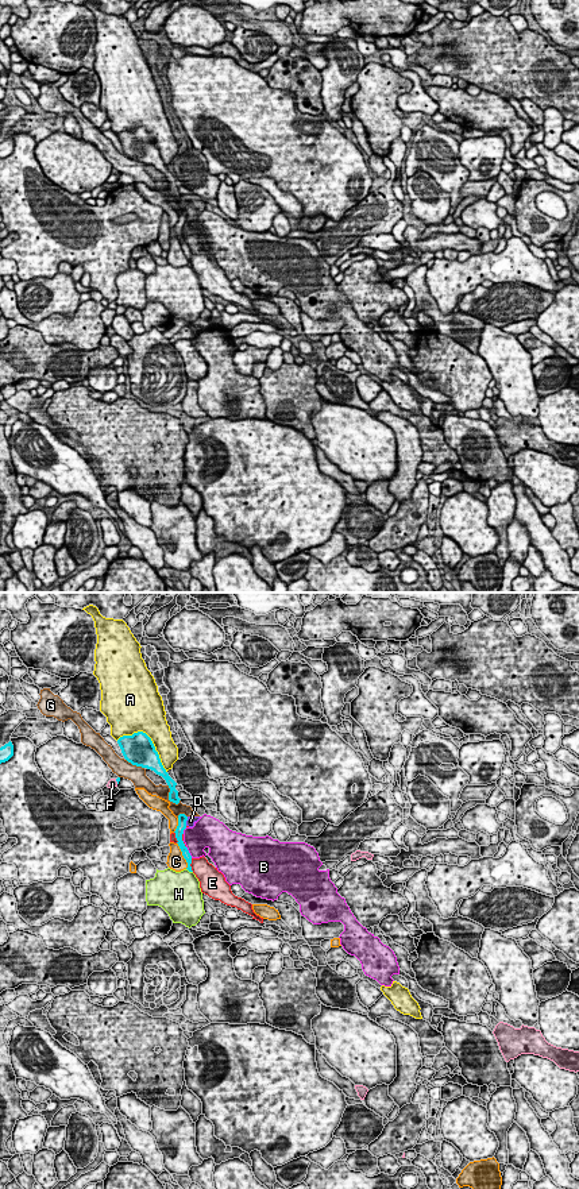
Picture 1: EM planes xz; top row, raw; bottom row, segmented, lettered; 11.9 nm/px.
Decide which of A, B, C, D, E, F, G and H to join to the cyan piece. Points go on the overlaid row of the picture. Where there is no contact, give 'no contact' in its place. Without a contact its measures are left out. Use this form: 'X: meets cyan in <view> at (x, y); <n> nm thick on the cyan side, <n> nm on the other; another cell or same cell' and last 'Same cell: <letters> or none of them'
A: meets cyan in xz at (150, 738); 380 nm thick on the cyan side, 360 nm on the other; another cell
B: meets cyan in xz at (188, 852); 100 nm thick on the cyan side, 300 nm on the other; another cell
C: meets cyan in xz at (182, 854); 100 nm thick on the cyan side, 220 nm on the other; another cell
D: meets cyan in xz at (186, 819); 120 nm thick on the cyan side, 100 nm on the other; another cell
E: meets cyan in xz at (189, 865); 90 nm thick on the cyan side, 240 nm on the other; another cell
F: meets cyan in xz at (116, 780); 50 nm thick on the cyan side, 100 nm on the other; another cell
G: meets cyan in xz at (169, 796); 130 nm thick on the cyan side, 160 nm on the other; another cell
H: meets cyan in xz at (189, 871); 90 nm thick on the cyan side, 440 nm on the other; another cell
Same cell: none of them

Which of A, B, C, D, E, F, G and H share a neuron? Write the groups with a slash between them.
A / B / C / D E G / F / H

